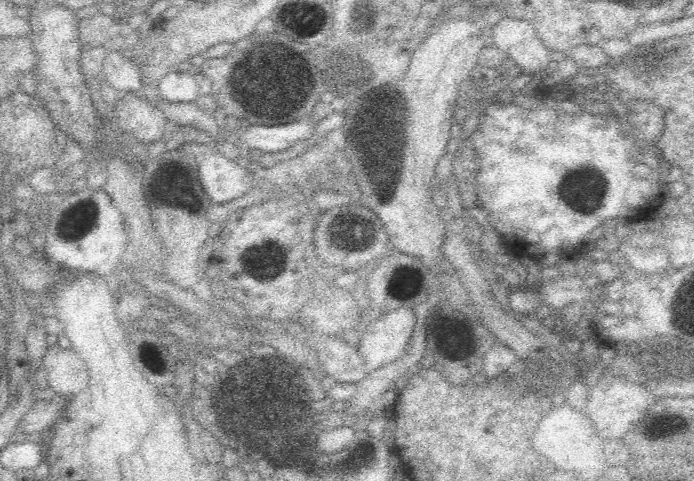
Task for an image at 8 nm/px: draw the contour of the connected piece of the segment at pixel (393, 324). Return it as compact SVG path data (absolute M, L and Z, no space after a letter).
M398 308L396 312L382 314L382 320L376 320L362 336L364 356L376 360L376 364L396 360L404 352L414 324L412 308Z

